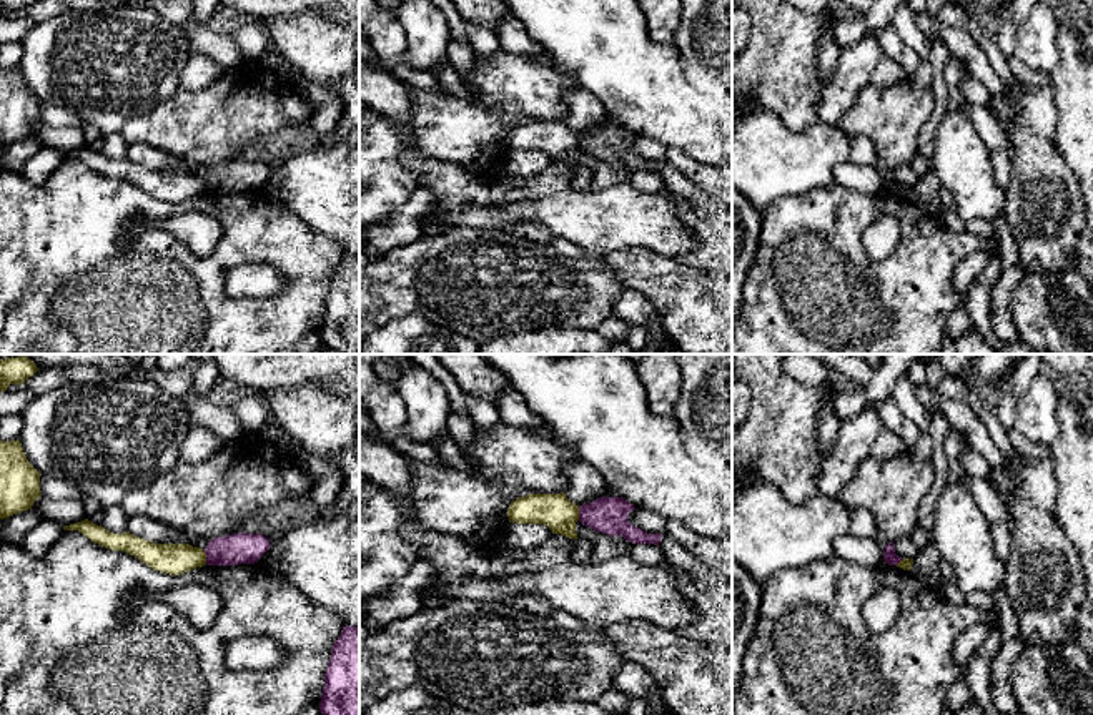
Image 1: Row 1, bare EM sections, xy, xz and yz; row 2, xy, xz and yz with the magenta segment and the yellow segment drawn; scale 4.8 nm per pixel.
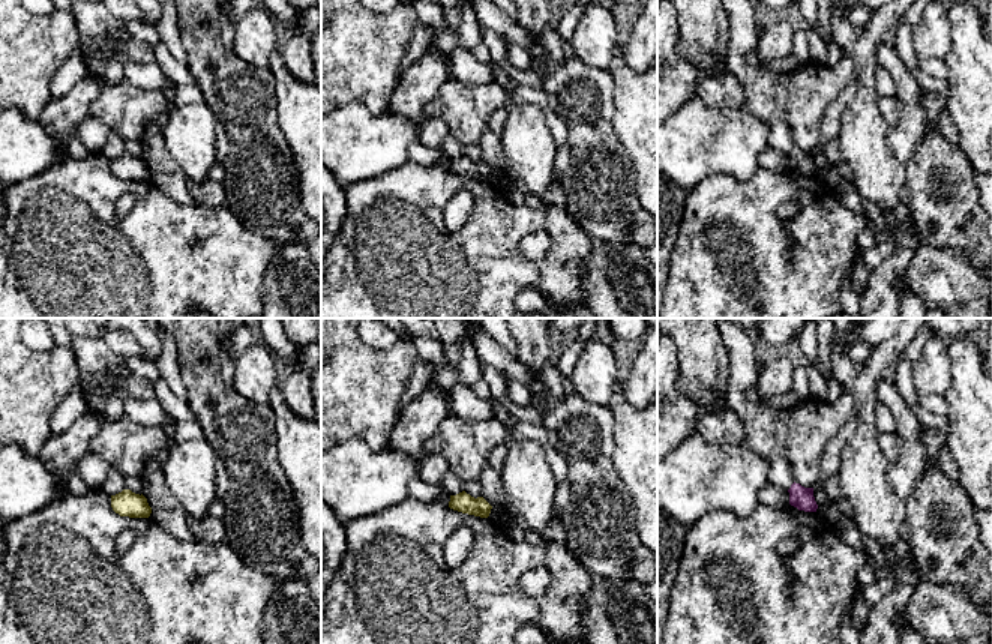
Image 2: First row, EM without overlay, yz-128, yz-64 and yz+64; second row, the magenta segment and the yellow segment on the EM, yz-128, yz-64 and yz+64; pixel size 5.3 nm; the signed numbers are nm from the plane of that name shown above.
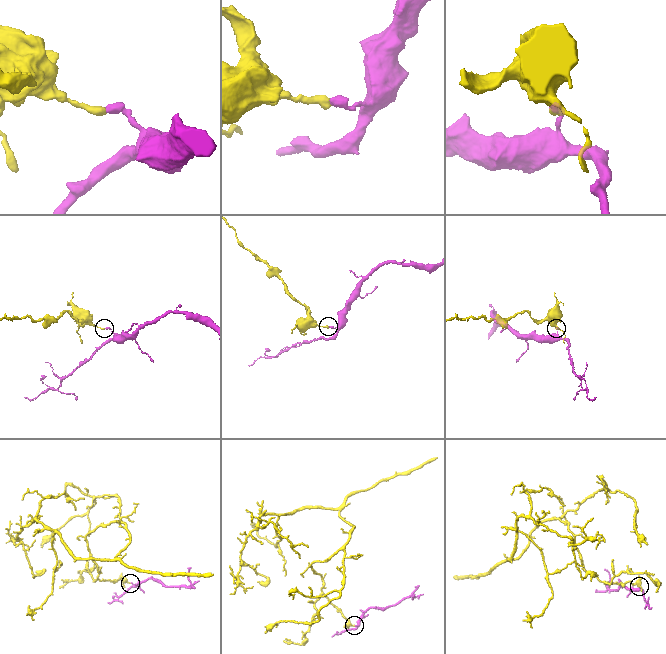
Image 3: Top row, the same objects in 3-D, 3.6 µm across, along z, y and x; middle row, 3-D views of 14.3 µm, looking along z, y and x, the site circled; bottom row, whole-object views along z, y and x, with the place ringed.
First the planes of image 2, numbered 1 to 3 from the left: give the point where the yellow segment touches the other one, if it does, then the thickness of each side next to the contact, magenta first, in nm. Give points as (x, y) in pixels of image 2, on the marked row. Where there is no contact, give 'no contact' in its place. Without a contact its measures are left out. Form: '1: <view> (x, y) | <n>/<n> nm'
1: no contact
2: no contact
3: no contact

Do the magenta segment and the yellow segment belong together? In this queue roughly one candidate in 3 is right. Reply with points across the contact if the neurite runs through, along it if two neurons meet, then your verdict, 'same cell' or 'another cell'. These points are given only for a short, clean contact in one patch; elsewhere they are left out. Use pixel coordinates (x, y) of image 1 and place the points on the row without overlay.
border along xz (578, 133), (579, 147); another cell

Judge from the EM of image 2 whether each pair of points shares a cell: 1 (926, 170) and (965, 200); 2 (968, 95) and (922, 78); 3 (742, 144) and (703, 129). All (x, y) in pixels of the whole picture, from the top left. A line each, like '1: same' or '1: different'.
1: same
2: different
3: same

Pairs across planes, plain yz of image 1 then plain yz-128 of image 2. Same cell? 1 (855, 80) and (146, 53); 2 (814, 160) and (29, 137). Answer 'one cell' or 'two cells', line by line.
1: two cells
2: one cell

